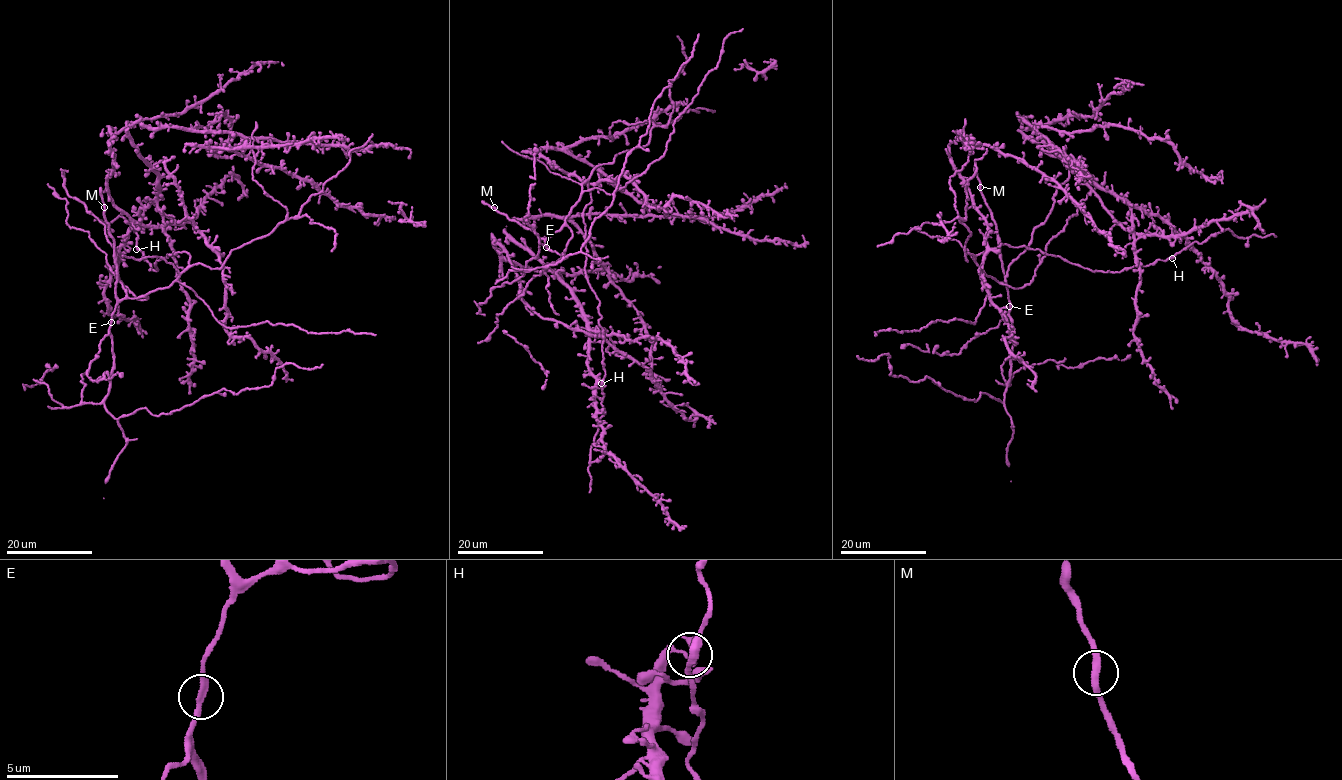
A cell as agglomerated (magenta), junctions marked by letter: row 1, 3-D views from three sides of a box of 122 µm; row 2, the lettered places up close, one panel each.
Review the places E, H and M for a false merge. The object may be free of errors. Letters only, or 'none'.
none

